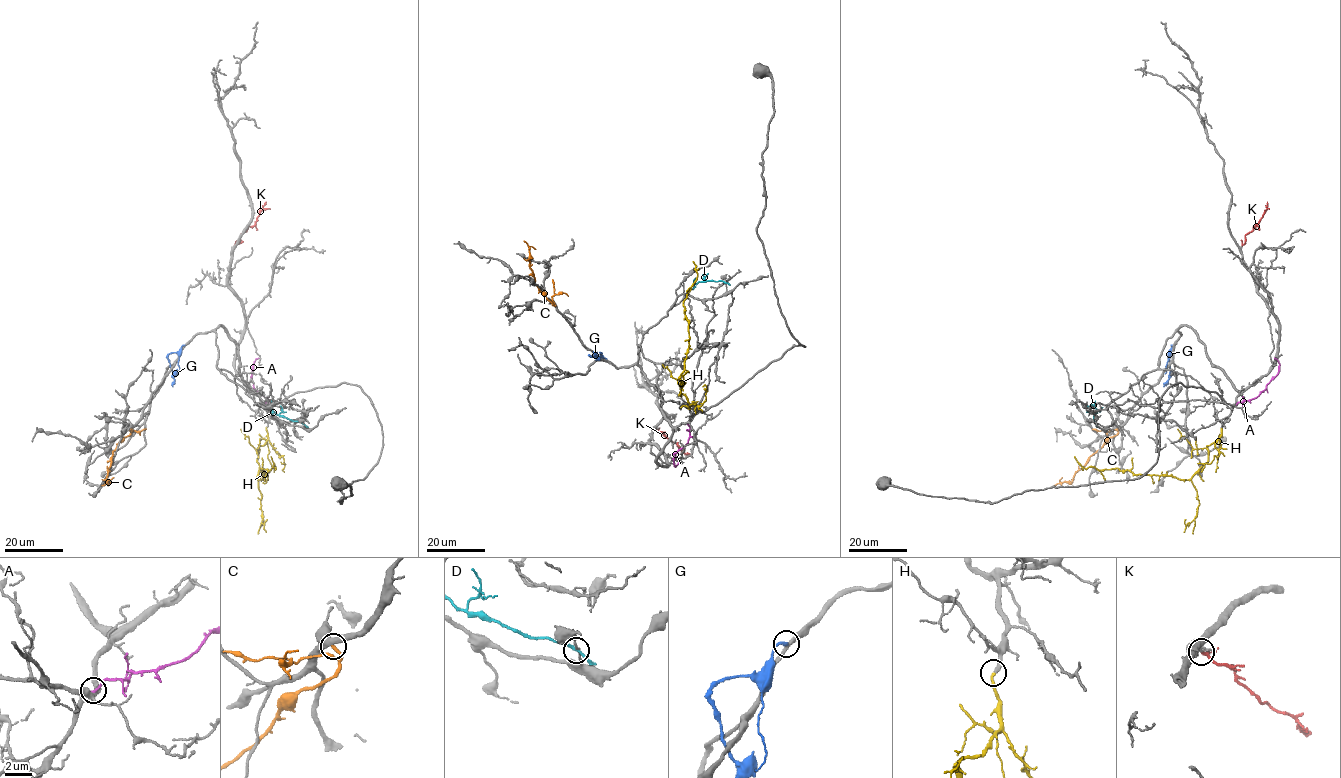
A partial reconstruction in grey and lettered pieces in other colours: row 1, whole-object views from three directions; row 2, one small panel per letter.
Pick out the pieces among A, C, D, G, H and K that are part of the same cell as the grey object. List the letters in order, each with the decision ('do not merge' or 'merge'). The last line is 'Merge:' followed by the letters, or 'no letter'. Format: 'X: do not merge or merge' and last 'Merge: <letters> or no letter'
A: do not merge
C: do not merge
D: do not merge
G: do not merge
H: merge
K: merge
Merge: H, K

